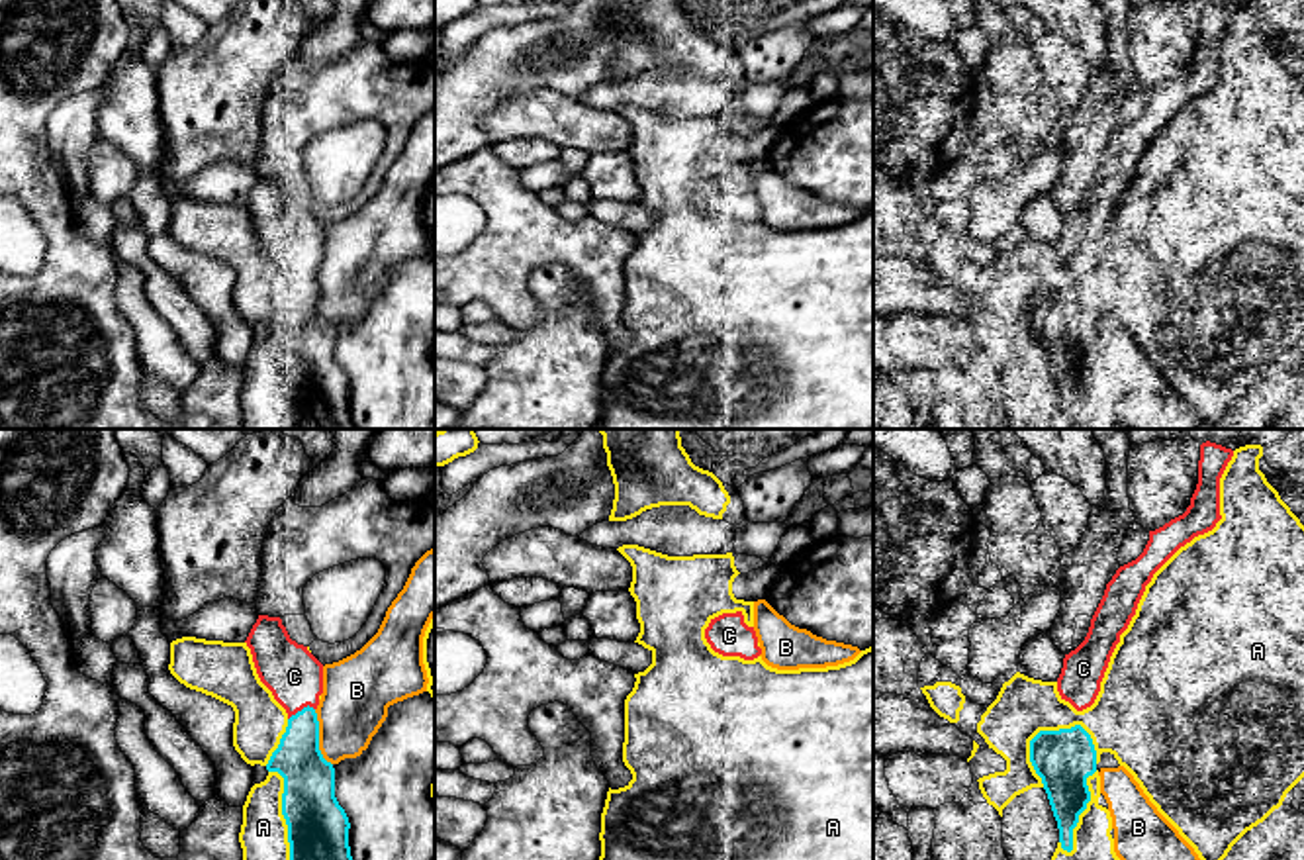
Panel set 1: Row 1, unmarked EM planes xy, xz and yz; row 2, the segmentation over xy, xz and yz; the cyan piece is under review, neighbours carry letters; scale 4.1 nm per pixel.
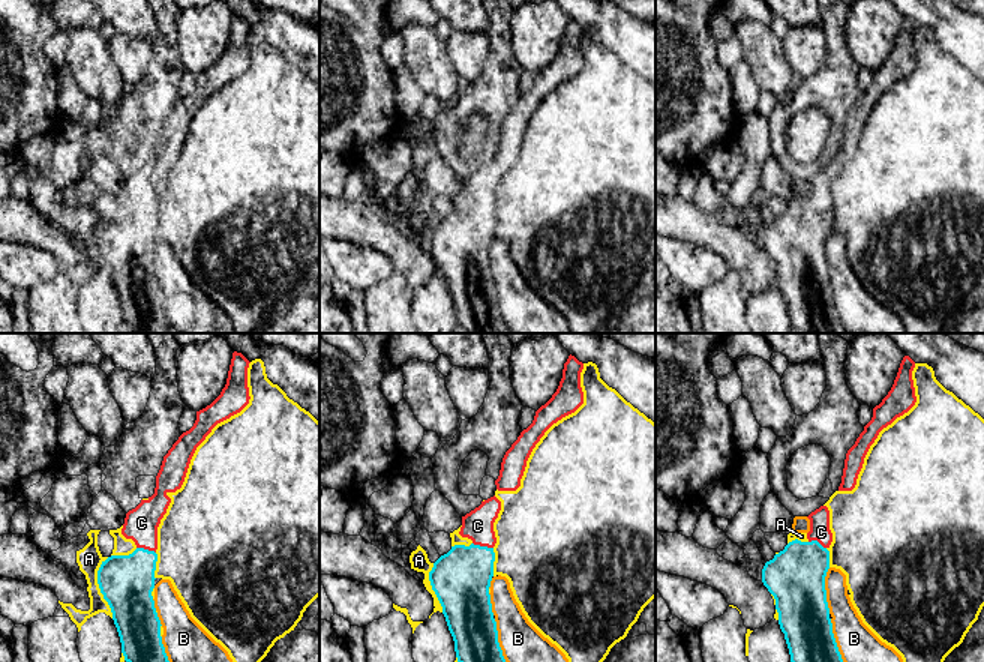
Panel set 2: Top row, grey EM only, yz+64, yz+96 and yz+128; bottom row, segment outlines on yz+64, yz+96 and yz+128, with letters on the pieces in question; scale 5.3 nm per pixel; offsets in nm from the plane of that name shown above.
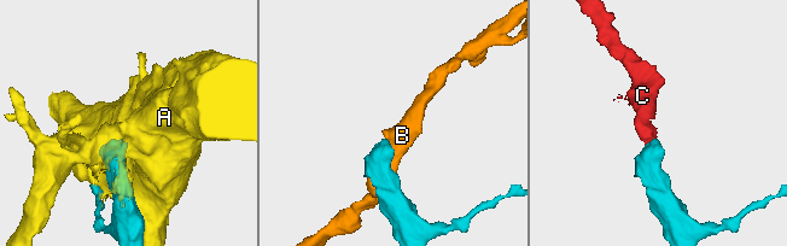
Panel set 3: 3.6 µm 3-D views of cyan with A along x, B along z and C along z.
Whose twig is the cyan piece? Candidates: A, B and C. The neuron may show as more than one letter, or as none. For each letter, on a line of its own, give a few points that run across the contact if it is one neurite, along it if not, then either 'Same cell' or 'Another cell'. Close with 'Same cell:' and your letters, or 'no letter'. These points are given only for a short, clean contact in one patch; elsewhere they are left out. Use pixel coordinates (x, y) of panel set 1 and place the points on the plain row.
A: Another cell
B: Another cell
C: Same cell
Same cell: C

